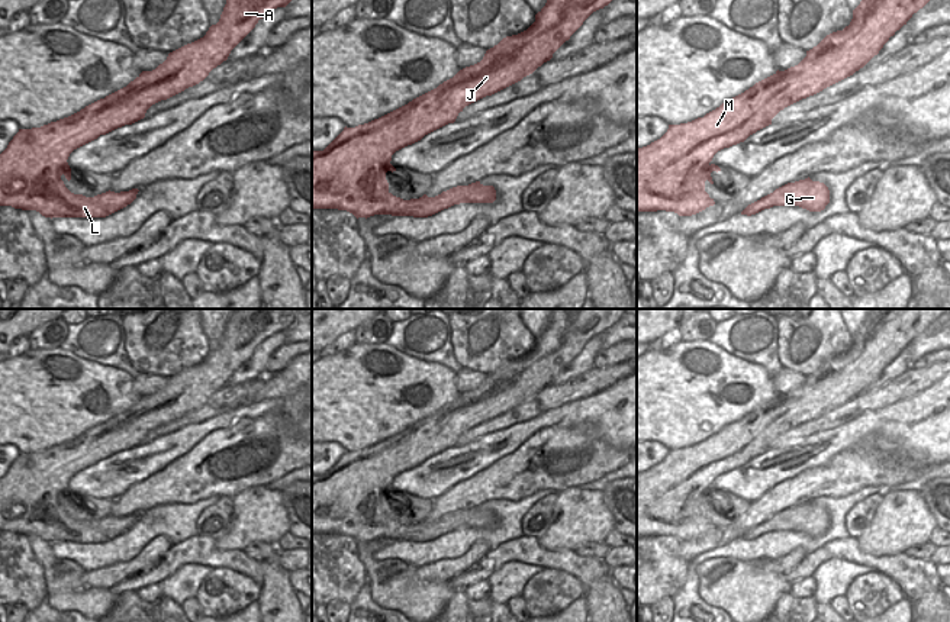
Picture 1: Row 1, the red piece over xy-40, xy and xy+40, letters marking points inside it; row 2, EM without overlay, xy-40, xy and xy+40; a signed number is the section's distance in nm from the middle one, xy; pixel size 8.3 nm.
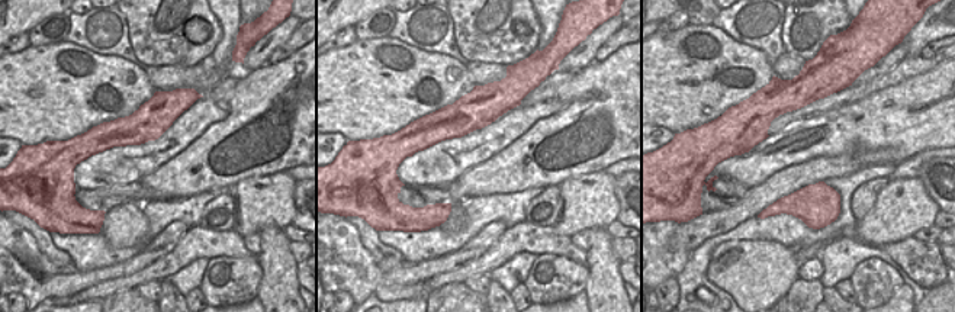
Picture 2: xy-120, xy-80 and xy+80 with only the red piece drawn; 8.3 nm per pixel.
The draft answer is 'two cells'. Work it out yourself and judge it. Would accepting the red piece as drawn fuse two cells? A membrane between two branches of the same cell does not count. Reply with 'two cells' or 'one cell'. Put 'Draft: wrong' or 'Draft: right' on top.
Draft: wrong
one cell

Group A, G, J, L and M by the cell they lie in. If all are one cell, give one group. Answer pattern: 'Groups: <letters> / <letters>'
Groups: A G J L M.

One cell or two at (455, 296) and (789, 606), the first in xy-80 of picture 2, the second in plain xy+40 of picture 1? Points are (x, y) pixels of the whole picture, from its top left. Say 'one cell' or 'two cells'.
one cell

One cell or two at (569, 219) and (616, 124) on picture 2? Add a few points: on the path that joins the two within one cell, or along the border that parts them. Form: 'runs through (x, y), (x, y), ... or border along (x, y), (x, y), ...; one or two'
border along (604, 170), (578, 174), (560, 185); two

